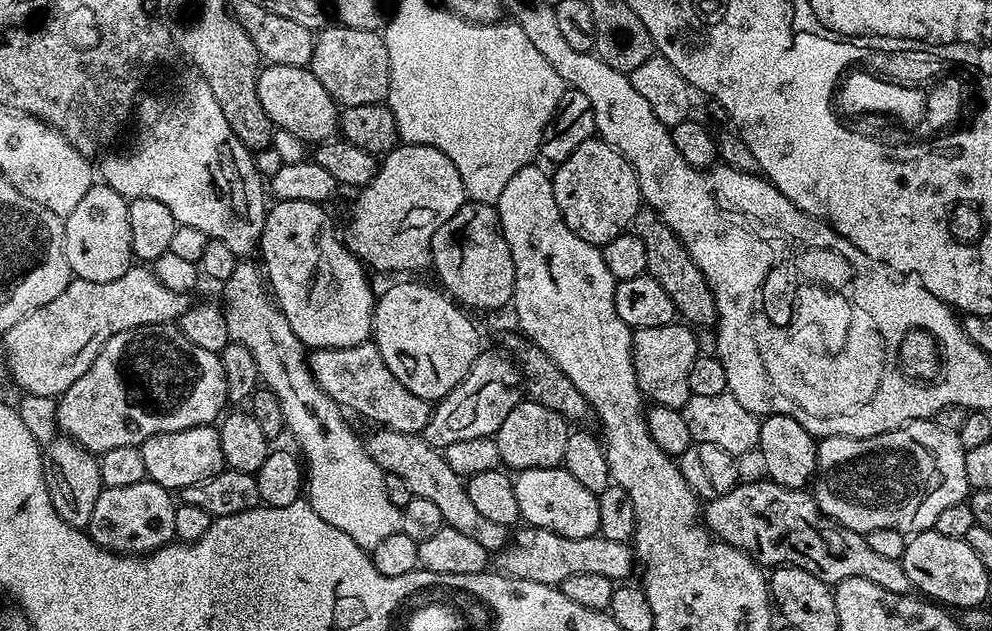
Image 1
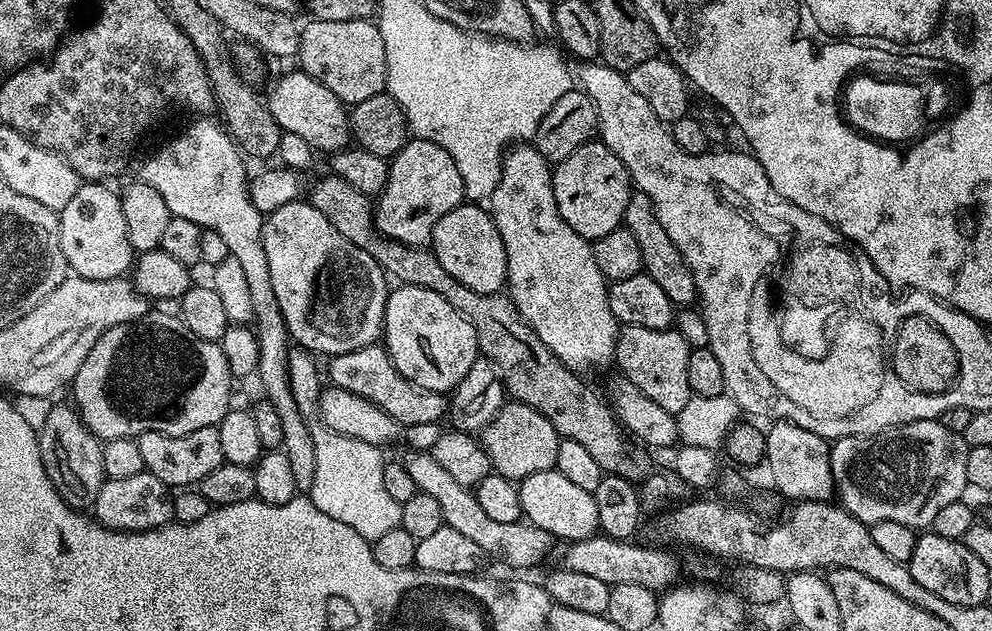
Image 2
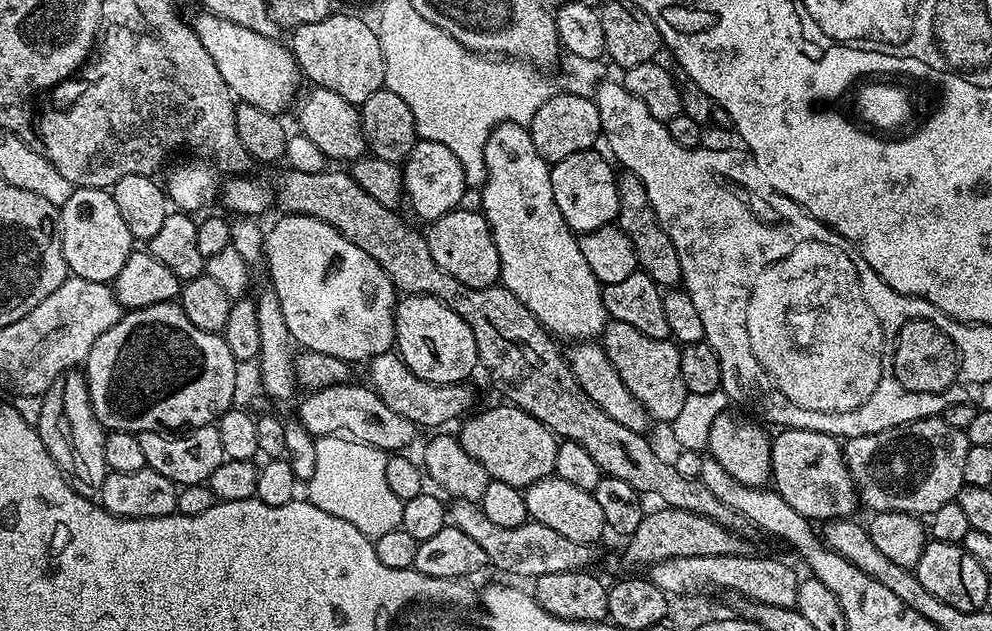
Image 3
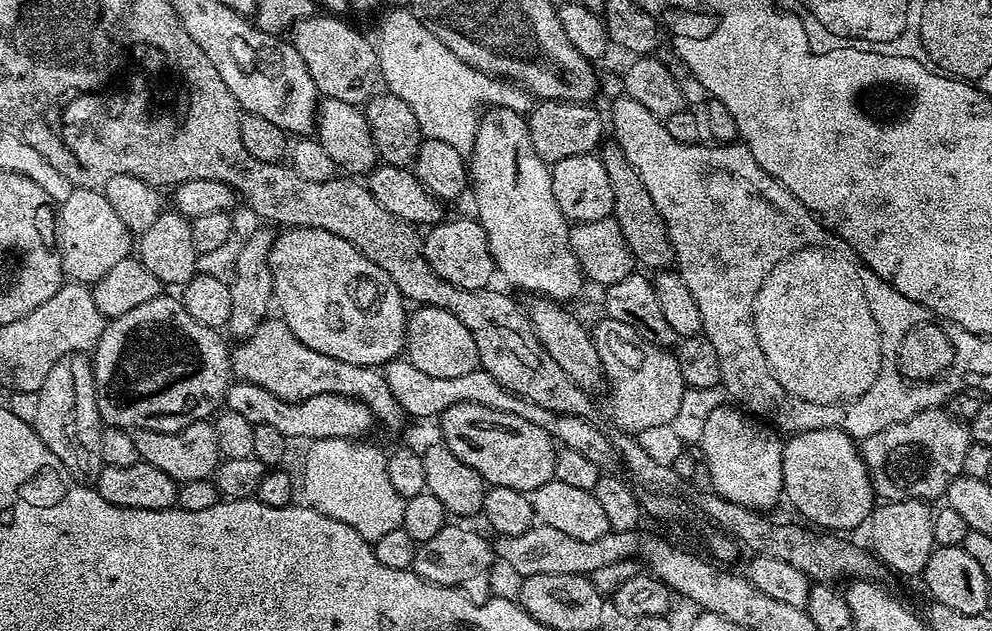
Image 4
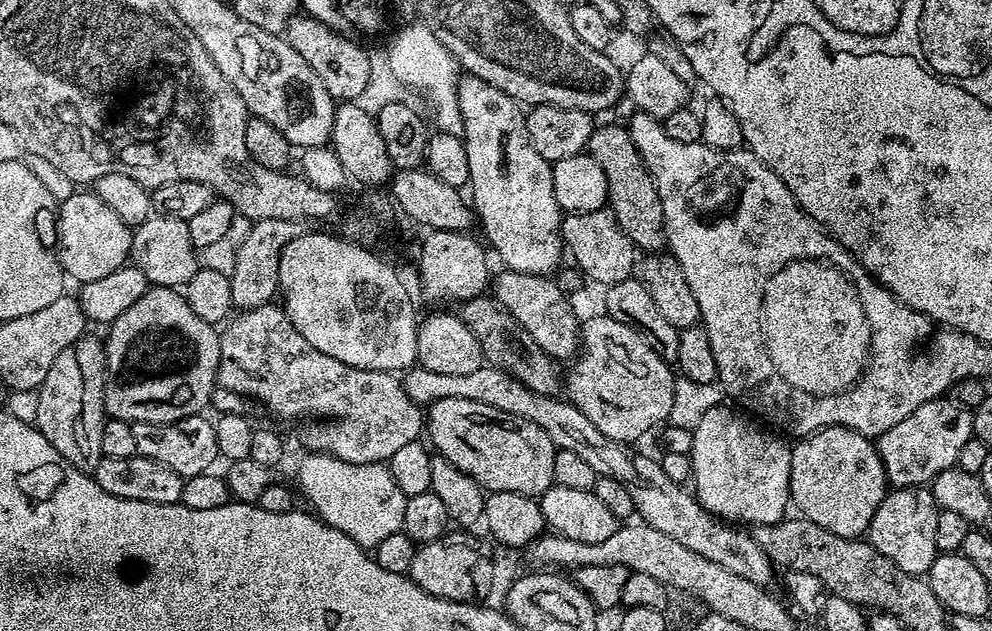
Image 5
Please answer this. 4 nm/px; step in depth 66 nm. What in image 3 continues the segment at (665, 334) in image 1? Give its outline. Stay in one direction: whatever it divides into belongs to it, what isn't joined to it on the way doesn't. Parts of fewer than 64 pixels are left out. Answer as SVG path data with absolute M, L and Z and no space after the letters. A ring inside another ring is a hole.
M612 320L605 323L602 347L610 362L614 362L614 370L622 374L622 382L626 382L630 394L642 402L653 421L671 422L676 419L688 391L682 382L680 348L671 339L655 340L642 334L642 330L634 330L634 326L626 326L626 322Z

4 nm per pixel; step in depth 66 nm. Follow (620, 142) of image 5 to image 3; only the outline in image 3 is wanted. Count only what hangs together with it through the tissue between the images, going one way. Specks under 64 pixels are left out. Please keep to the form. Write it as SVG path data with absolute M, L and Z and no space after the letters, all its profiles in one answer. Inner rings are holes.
M624 170L617 175L618 182L618 227L634 242L636 263L639 271L645 272L661 289L675 289L681 283L682 266L678 262L678 250L674 250L674 242L660 228L658 218L654 214L654 206L650 206L650 194L646 194L646 186L634 173Z

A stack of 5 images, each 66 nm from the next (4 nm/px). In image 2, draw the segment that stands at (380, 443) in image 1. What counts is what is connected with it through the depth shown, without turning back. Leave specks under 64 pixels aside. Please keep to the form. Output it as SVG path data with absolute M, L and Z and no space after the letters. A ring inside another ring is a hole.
M408 450L405 452L405 456L402 456L402 463L406 466L410 478L414 478L417 489L430 494L430 498L437 500L438 506L442 510L442 518L445 524L450 525L454 530L459 530L465 538L470 538L474 541L478 546L478 550L485 557L493 556L494 559L501 560L502 563L509 564L512 568L532 568L535 564L542 563L551 554L554 537L544 528L539 528L520 520L515 520L514 522L494 522L494 518L489 518L482 511L482 506L478 506L478 498L475 491L466 489L458 482L454 482L454 478L450 478L450 474L446 474L446 470L442 470L442 466L438 466L438 462L434 462L431 451Z

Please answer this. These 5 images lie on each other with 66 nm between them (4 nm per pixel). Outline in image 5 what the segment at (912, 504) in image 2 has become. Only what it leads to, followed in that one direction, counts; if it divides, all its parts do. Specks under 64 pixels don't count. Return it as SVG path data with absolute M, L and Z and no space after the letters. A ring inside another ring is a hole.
M946 398L922 402L914 414L906 414L898 426L890 426L878 438L878 447L882 466L888 475L888 483L892 488L918 488L931 485L932 479L944 470L950 470L958 465L958 453L962 446L972 439L972 409L963 408Z

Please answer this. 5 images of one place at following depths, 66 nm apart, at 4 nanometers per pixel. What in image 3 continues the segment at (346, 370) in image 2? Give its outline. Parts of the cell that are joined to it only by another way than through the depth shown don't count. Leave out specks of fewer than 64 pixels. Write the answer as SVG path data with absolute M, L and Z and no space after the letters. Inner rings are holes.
M389 350L372 357L367 368L367 383L384 400L386 406L390 406L391 410L400 414L402 418L409 419L410 422L419 425L421 429L443 429L440 428L443 424L448 424L451 420L456 419L459 421L469 411L467 408L472 404L472 392L468 389L467 383L431 384L426 382L422 378L418 378L418 374L414 374L408 369L406 362L395 350Z

